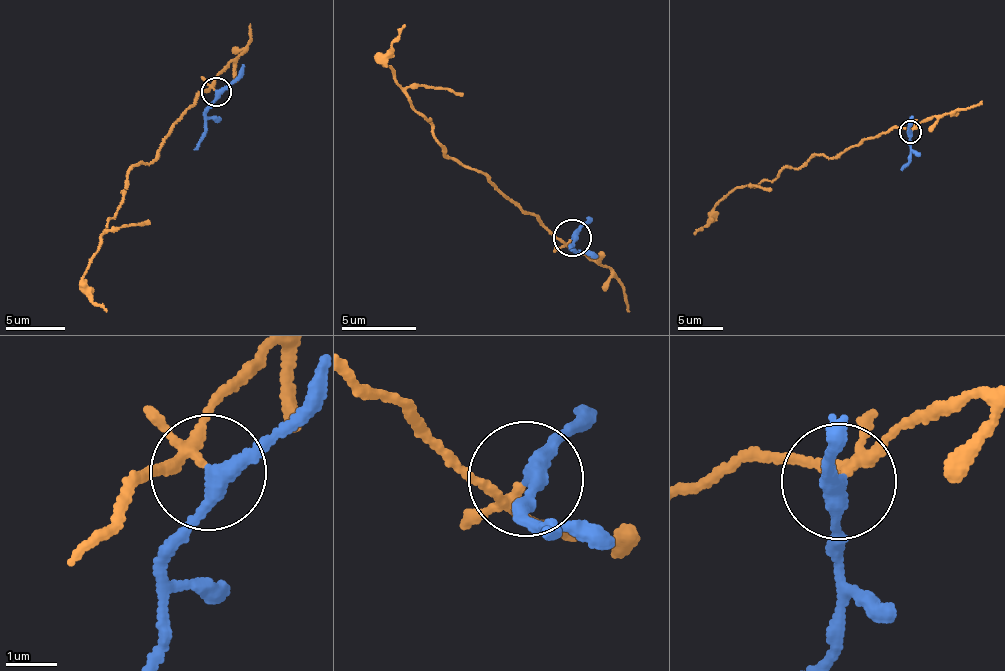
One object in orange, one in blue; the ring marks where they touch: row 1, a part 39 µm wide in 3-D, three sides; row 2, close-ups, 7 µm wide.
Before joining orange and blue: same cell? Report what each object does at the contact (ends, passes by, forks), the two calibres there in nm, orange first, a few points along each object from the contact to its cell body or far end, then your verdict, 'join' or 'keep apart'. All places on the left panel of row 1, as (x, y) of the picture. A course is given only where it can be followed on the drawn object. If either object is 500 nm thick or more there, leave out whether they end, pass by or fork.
orange forks; blue passes by; calibres 150 and 280 nm; course orange (216, 89), (197, 94), (169, 126), (153, 163), (133, 165), (125, 194), (85, 275), (89, 298), (106, 312); course blue (216, 92), (207, 110), (207, 130), (193, 150); keep apart

